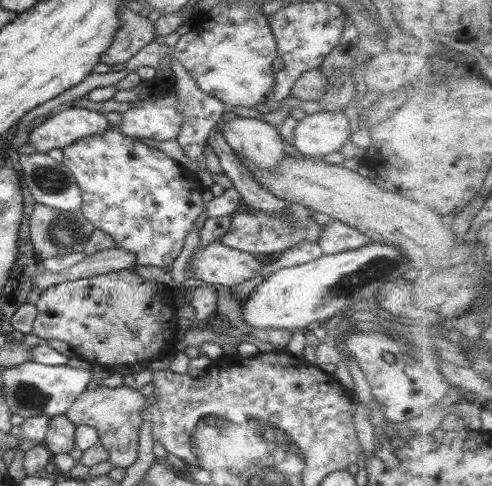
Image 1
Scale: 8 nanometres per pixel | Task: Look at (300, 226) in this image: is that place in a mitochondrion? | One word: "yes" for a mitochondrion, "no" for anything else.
yes

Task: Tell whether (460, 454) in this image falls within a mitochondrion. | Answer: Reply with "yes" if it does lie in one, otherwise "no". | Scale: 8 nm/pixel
no

